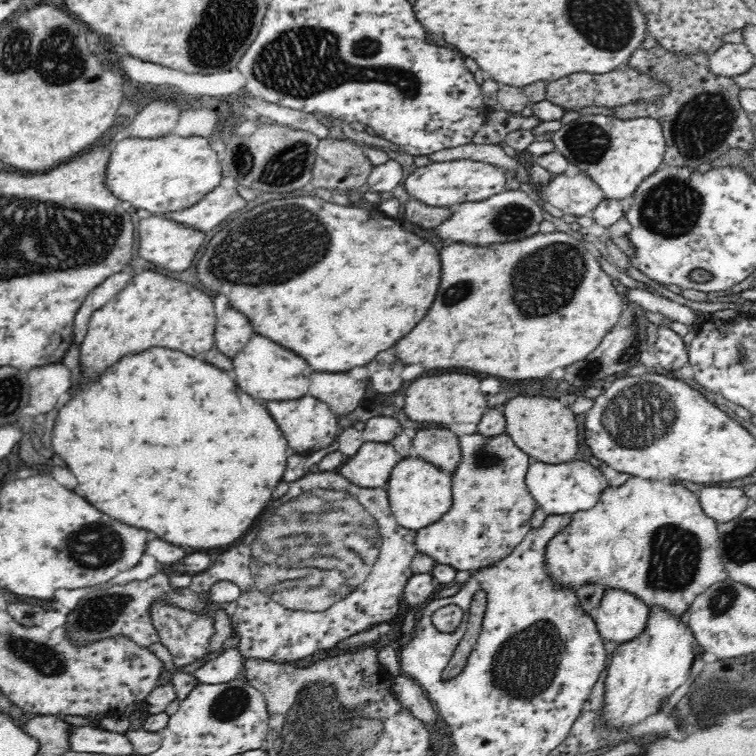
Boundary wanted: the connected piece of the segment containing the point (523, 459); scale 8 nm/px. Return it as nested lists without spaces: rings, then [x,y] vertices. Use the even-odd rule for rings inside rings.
[[[508,433],[486,437],[476,434],[459,436],[461,457],[452,474],[452,506],[441,519],[427,527],[419,528],[416,534],[416,552],[430,556],[437,565],[450,565],[458,570],[472,570],[488,567],[505,556],[524,540],[531,529],[530,518],[539,506],[526,486],[525,479],[532,458],[516,447]]]

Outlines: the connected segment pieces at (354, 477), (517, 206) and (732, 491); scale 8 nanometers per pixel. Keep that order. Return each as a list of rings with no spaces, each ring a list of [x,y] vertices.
[[[364,441],[338,472],[359,487],[384,489],[400,459],[391,442]]]
[[[520,189],[505,190],[488,200],[463,203],[452,217],[434,230],[446,244],[468,243],[485,247],[490,243],[509,243],[538,234],[540,222],[543,220],[542,211],[526,192]]]
[[[708,486],[696,493],[706,516],[714,519],[717,523],[725,523],[736,518],[751,503],[750,498],[742,492],[742,488]]]

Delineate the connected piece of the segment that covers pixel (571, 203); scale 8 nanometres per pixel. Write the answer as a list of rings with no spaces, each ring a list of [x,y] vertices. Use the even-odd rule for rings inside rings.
[[[582,171],[574,174],[574,176],[567,176],[565,173],[552,176],[548,185],[541,189],[546,194],[545,201],[564,211],[566,215],[575,217],[592,215],[594,208],[597,208],[598,204],[601,204],[602,200],[606,199],[602,189]]]

